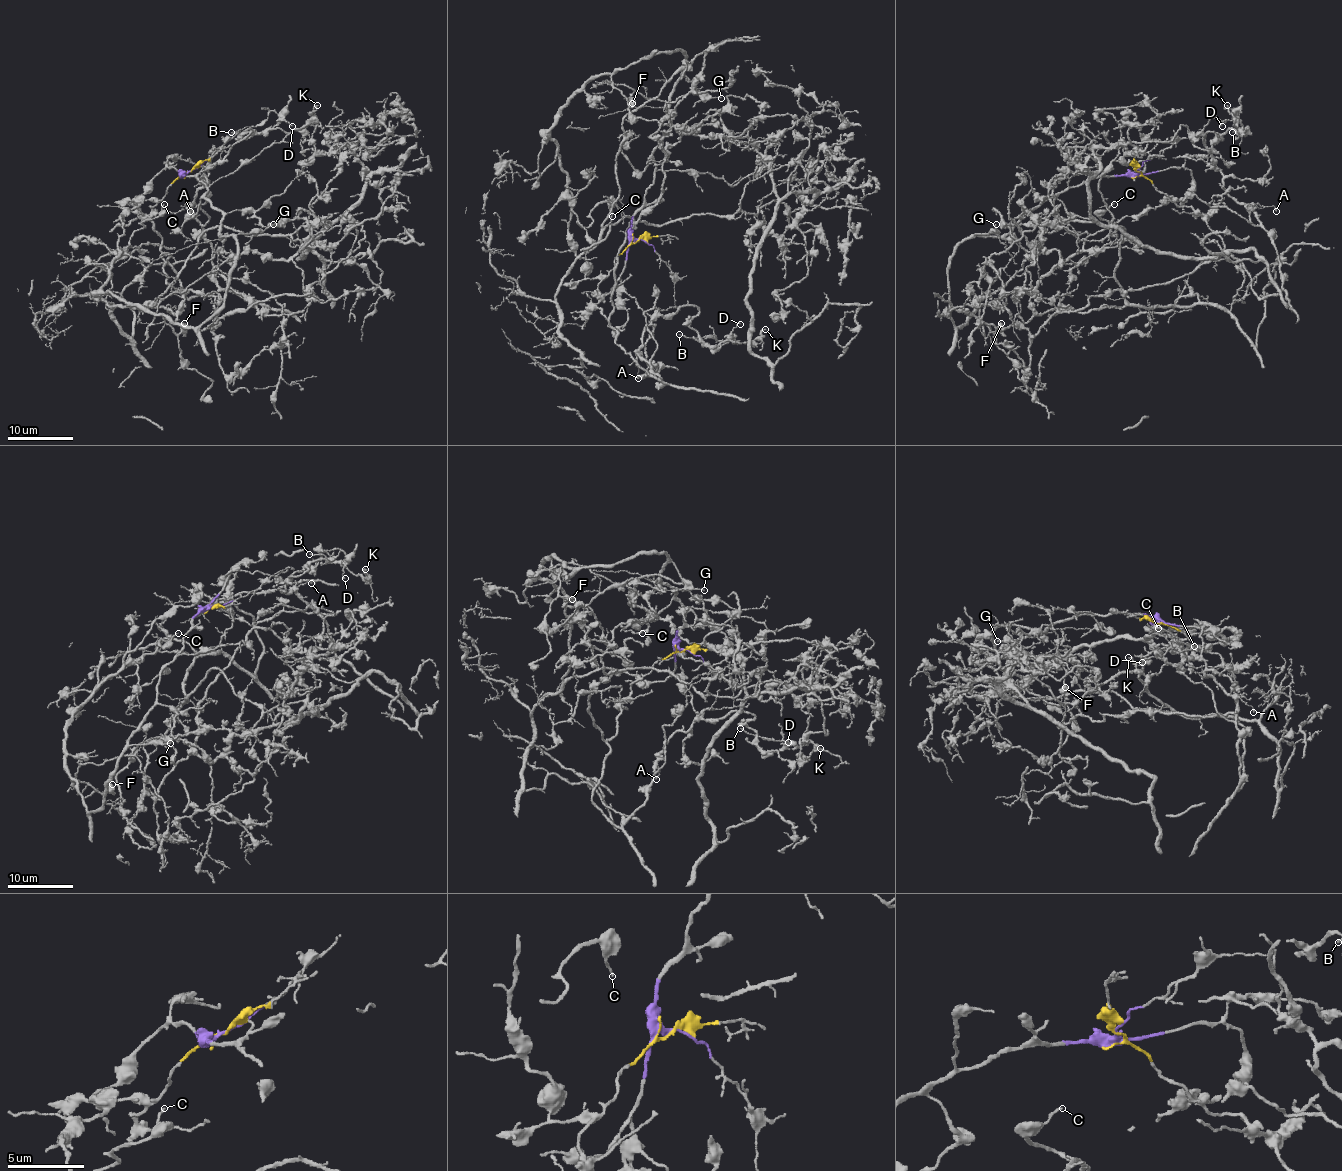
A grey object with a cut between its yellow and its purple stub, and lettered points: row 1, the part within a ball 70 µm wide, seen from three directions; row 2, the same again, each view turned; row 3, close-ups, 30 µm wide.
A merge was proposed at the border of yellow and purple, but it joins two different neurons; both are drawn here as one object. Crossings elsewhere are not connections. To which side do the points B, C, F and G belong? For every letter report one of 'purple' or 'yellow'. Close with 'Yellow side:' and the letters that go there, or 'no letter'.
B: yellow
C: purple
F: purple
G: purple
Yellow side: B

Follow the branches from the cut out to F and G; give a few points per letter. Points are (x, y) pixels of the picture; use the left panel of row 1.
F: (189, 171), (237, 247), (225, 301), (194, 327), (163, 316), (178, 334), (184, 322)
G: (189, 171), (183, 174), (194, 176), (206, 186), (206, 197), (222, 214), (222, 235), (253, 232), (273, 224)

